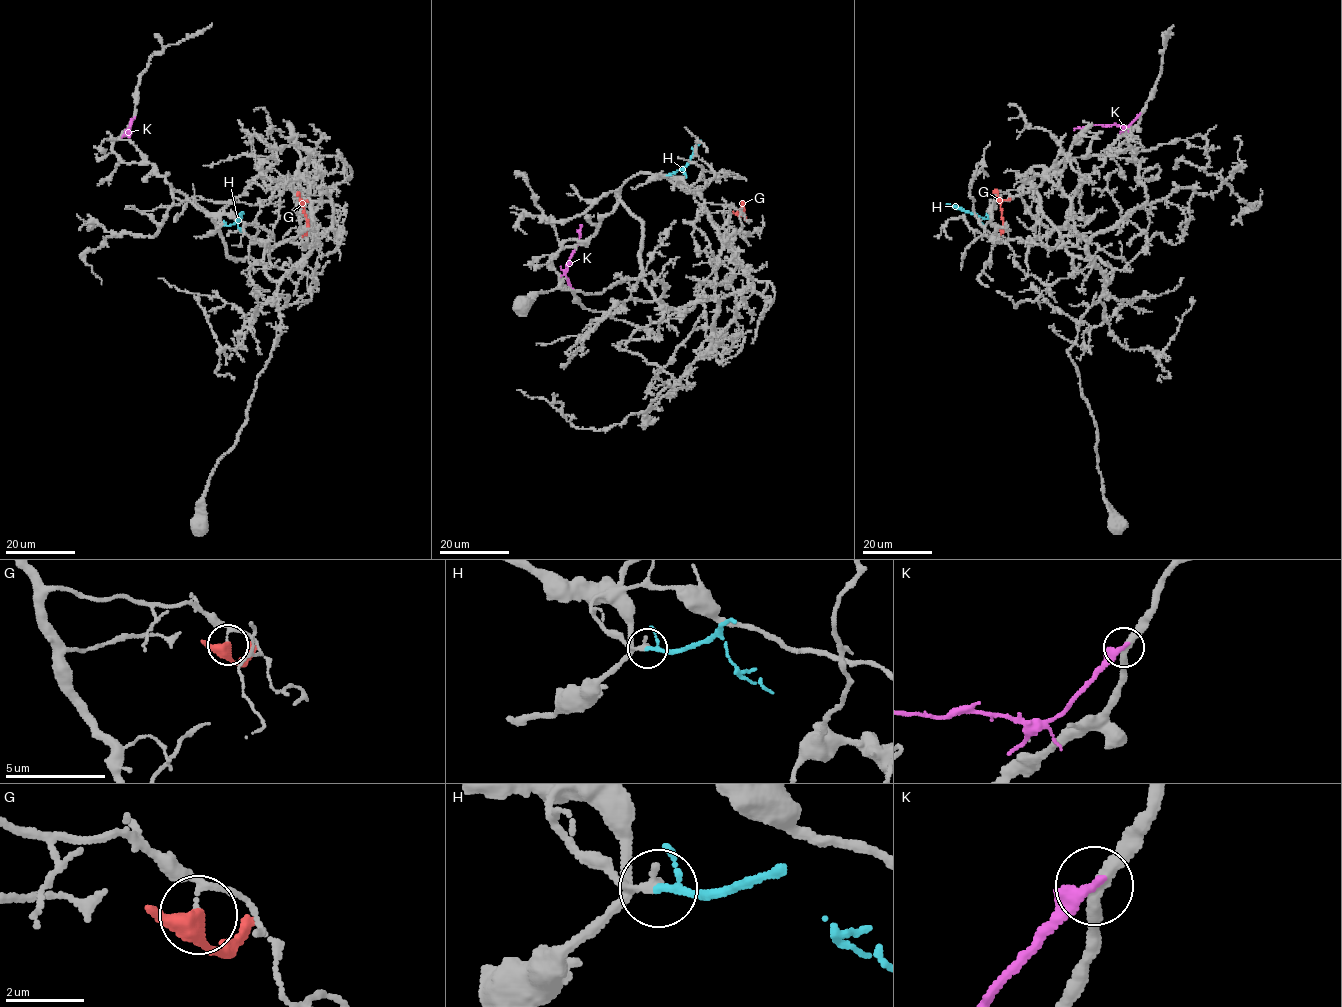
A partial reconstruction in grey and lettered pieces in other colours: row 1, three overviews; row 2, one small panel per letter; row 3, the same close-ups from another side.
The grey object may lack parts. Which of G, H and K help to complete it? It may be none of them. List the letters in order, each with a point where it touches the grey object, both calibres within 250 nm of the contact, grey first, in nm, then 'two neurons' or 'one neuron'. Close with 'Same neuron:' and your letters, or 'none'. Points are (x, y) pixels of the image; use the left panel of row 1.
G: contact (306, 232); calibres 100 and 440 nm; two neurons
H: contact (223, 225); calibres 180 and 140 nm; one neuron
K: contact (134, 118); calibres 320 and 280 nm; two neurons
Same neuron: H

